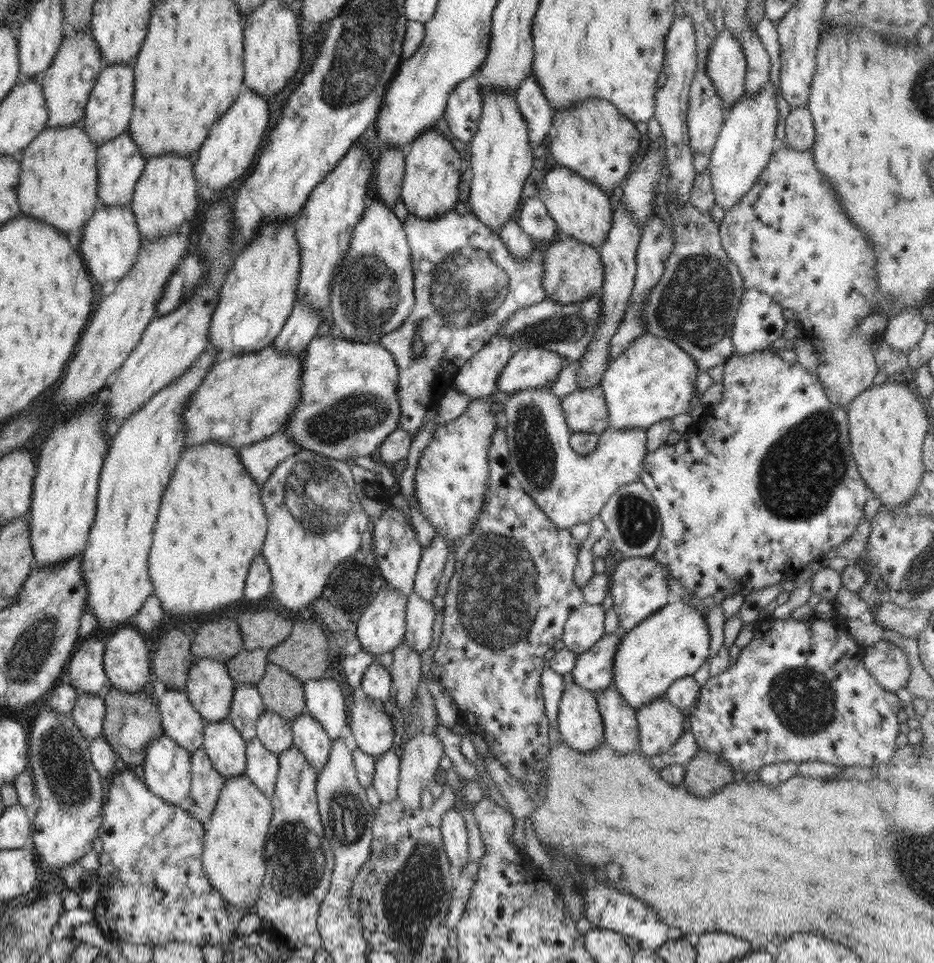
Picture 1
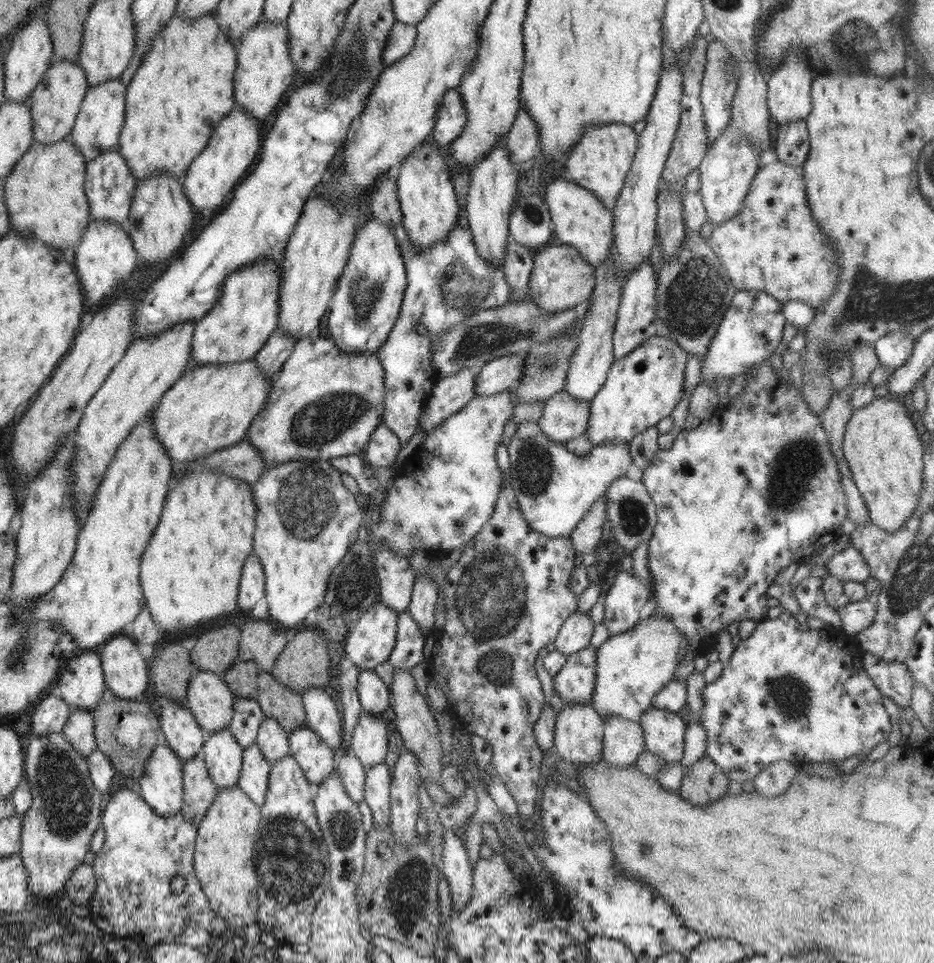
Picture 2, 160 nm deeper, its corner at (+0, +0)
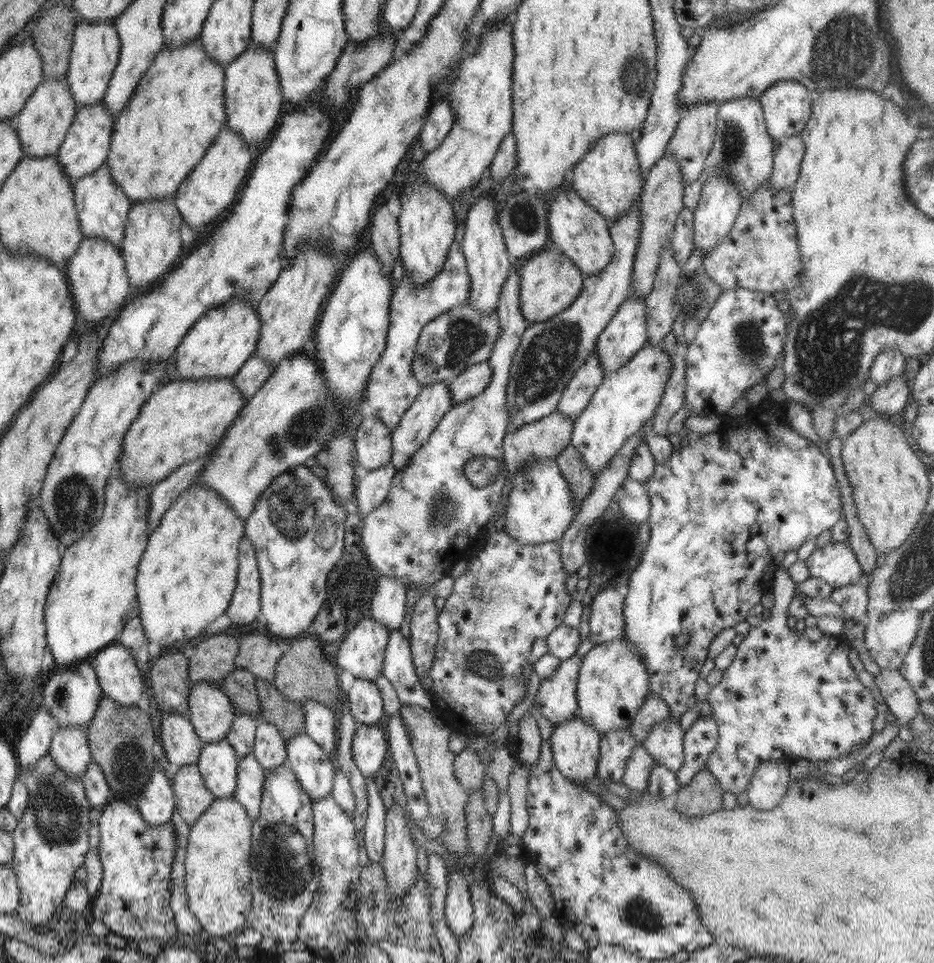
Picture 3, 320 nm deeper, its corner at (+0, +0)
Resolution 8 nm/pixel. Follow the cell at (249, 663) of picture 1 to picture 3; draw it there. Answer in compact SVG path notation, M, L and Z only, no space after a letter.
M235 669L226 676L221 687L236 712L246 715L260 713L256 680L257 678L247 669Z

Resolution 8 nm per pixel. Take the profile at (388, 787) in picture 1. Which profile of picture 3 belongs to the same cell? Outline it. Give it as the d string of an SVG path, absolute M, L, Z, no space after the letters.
M368 778L366 782L366 794L369 805L365 820L365 847L369 862L381 862L385 847L385 816L387 808L382 803L380 792L376 783Z

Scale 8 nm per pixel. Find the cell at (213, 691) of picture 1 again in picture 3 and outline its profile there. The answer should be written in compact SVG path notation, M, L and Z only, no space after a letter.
M202 682L191 686L187 717L203 743L224 739L235 712L221 685Z

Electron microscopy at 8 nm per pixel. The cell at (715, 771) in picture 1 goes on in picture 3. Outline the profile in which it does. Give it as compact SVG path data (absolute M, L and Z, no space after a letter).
M704 768L673 797L675 809L688 816L704 816L722 809L722 787L712 773Z

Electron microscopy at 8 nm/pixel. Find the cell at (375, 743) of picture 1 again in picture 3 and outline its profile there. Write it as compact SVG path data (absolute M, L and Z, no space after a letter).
M358 724L351 742L354 762L366 779L371 778L384 764L389 745L378 725Z

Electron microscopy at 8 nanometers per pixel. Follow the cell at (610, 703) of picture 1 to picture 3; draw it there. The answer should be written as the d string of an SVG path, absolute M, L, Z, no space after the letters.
M627 728L612 730L601 735L597 775L602 779L620 783L624 776L626 761L638 744Z

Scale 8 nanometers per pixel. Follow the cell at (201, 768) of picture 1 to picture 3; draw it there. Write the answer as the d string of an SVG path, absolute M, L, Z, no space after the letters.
M197 764L176 767L173 778L176 809L191 827L216 800L200 774Z

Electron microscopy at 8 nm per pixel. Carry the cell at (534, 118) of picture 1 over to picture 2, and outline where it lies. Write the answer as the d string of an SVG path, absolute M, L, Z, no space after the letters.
M523 103L517 112L512 128L505 135L505 146L514 164L529 161L540 153L537 124Z

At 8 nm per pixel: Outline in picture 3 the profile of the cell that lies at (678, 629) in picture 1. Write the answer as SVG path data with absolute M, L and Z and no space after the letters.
M625 636L595 645L582 657L576 688L578 711L574 718L582 719L601 734L627 728L638 716L638 710L642 708L649 690L650 673L646 669L646 663Z

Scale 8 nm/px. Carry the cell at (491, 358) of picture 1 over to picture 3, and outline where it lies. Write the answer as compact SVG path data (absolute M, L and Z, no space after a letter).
M446 381L434 382L422 387L421 393L410 403L408 410L404 412L398 426L391 431L393 453L391 465L398 471L409 464L414 453L422 447L430 438L434 427L442 420L444 413L449 411L453 404L451 392Z

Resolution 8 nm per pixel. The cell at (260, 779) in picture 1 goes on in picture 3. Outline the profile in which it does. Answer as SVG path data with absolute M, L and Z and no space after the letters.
M251 752L239 759L237 764L237 786L233 794L248 813L252 821L261 813L261 797L266 770L260 766Z

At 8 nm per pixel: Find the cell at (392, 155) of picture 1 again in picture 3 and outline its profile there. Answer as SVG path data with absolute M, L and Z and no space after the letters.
M380 204L372 217L370 242L375 256L387 272L392 272L399 259L400 232L398 217L392 215L386 204Z

